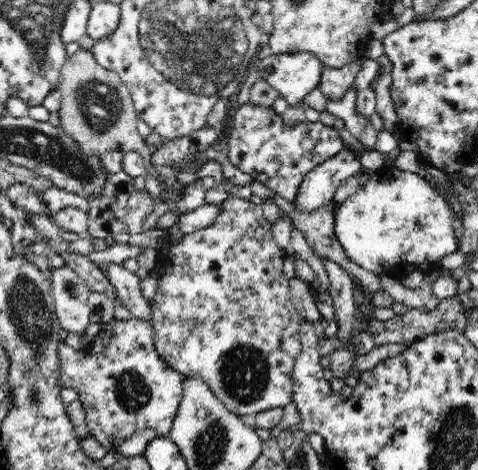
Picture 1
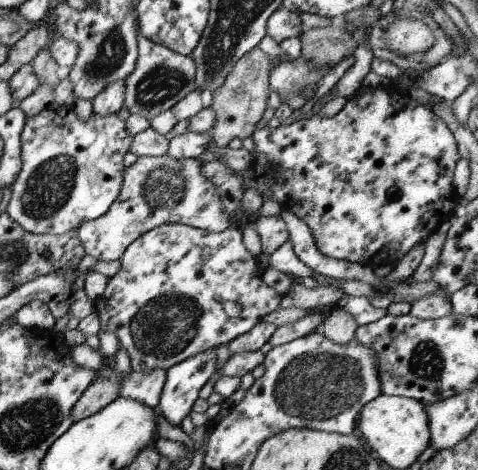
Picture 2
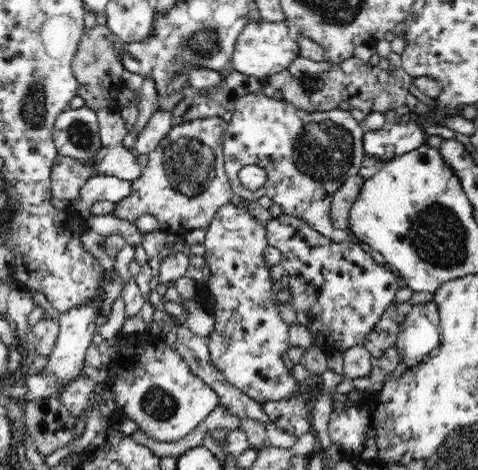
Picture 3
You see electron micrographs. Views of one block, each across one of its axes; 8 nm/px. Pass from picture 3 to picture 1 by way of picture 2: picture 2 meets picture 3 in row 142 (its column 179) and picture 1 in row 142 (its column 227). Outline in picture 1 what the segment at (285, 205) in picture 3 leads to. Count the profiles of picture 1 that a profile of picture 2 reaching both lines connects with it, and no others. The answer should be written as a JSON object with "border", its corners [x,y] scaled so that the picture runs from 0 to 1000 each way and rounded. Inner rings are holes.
{"border":[[[515,219],[494,234],[475,309],[479,343],[494,357],[611,430],[636,372],[705,330],[718,317],[718,298],[699,268],[686,270],[663,257],[598,270],[569,226]]]}

